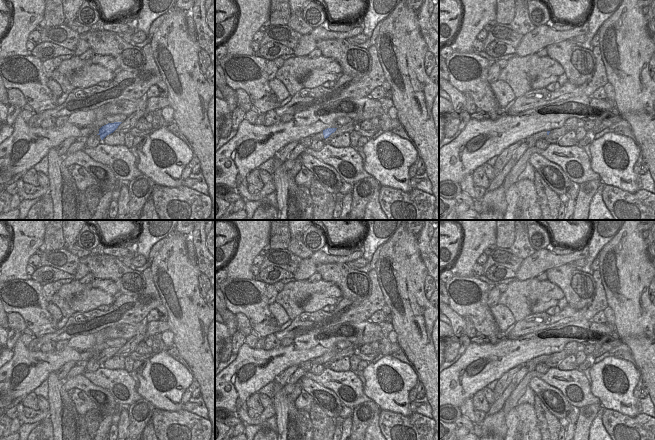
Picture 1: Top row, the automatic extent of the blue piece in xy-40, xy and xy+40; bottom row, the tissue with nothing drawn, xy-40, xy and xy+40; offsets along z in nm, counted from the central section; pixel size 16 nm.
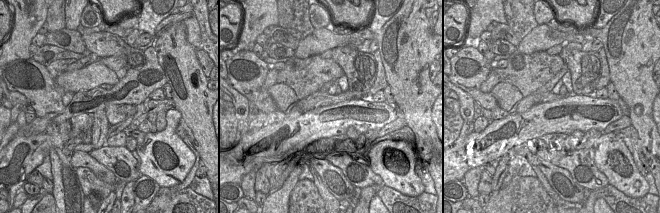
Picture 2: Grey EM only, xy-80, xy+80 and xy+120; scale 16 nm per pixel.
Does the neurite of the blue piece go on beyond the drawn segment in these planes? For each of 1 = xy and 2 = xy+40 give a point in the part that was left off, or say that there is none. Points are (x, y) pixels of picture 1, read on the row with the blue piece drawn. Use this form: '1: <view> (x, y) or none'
1: none
2: none

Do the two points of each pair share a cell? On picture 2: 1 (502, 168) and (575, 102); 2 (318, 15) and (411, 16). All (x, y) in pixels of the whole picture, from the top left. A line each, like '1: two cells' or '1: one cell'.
1: two cells
2: two cells

